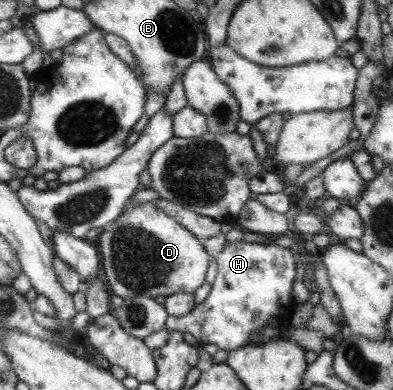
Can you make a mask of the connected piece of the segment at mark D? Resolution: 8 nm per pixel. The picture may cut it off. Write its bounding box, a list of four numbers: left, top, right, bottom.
[95,201,211,298]

